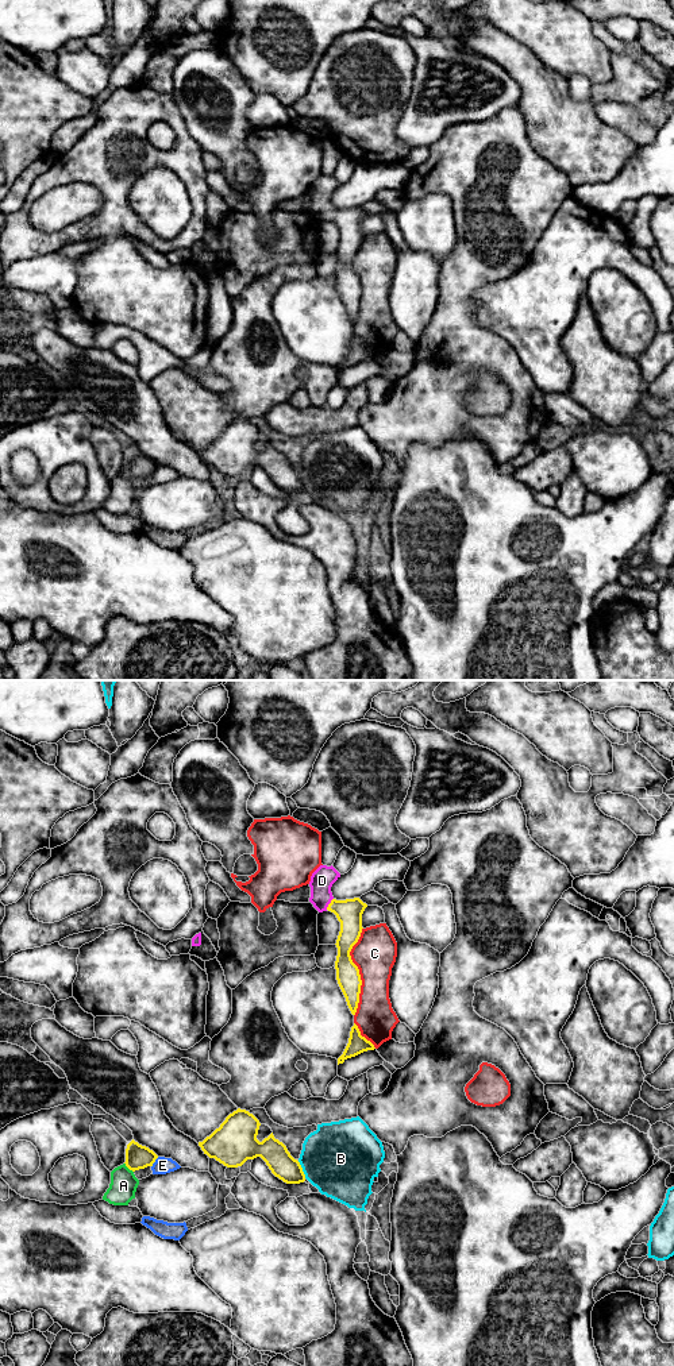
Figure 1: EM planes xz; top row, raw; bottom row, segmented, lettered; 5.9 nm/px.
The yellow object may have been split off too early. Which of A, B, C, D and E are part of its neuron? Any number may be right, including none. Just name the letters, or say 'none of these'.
D

